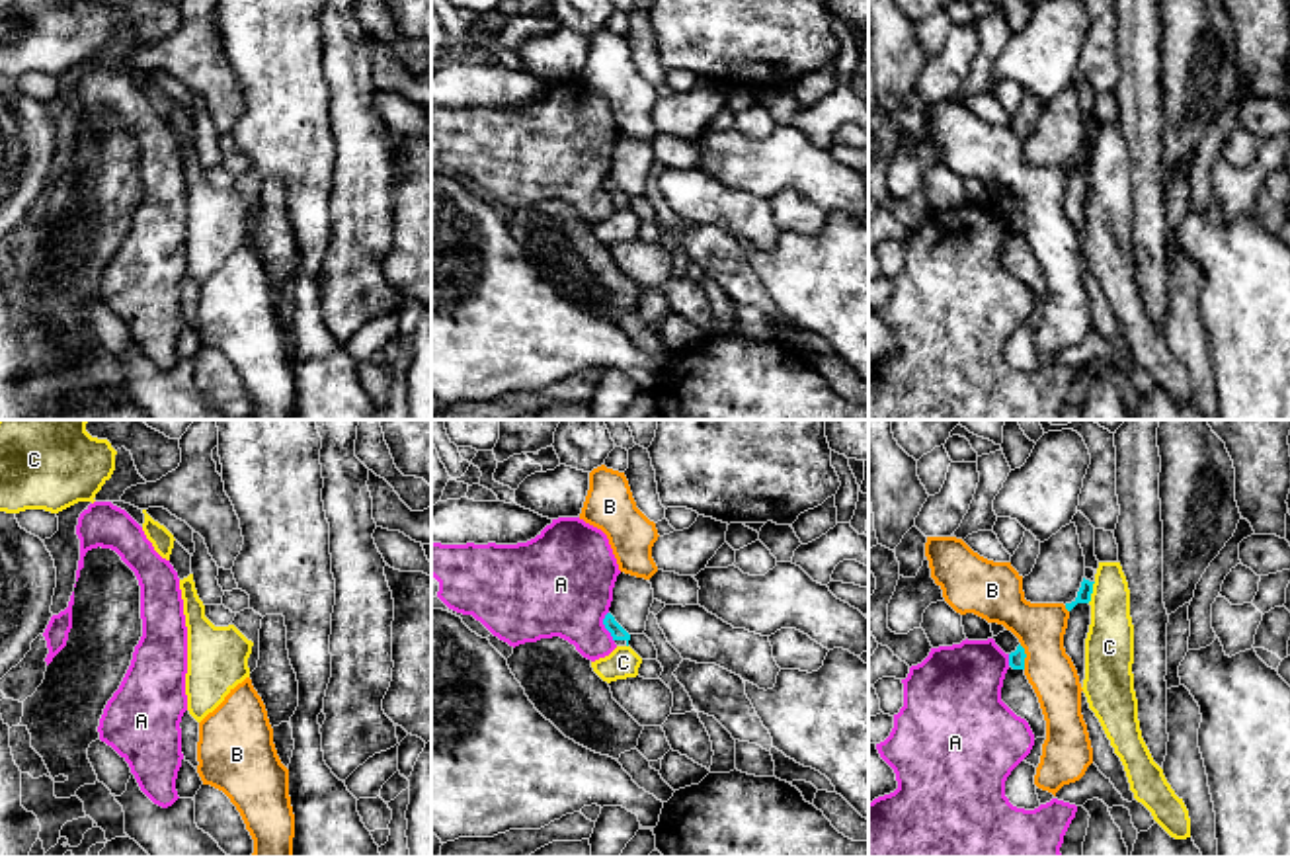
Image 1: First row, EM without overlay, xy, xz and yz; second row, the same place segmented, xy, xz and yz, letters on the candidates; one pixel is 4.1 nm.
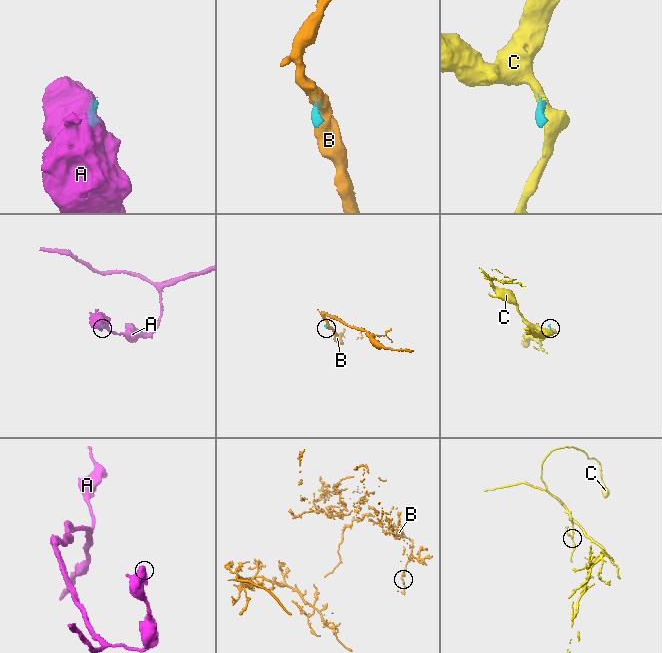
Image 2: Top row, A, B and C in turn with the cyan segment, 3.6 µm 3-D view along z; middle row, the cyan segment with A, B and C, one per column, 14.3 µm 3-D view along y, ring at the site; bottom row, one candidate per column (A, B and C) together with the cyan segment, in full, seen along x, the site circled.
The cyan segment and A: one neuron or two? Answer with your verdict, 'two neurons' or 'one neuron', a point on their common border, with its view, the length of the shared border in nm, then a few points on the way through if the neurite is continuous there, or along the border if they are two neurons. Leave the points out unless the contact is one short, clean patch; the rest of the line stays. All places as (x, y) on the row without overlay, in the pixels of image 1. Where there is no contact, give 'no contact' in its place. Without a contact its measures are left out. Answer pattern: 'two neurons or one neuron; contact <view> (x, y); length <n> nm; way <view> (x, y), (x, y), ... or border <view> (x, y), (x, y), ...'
two neurons; contact xz (605, 190); length 130 nm

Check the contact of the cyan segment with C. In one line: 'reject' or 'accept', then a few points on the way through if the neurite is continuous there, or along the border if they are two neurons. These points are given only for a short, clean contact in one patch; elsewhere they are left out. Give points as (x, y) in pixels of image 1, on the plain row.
reject | along yz (1095, 145), (1088, 164)

